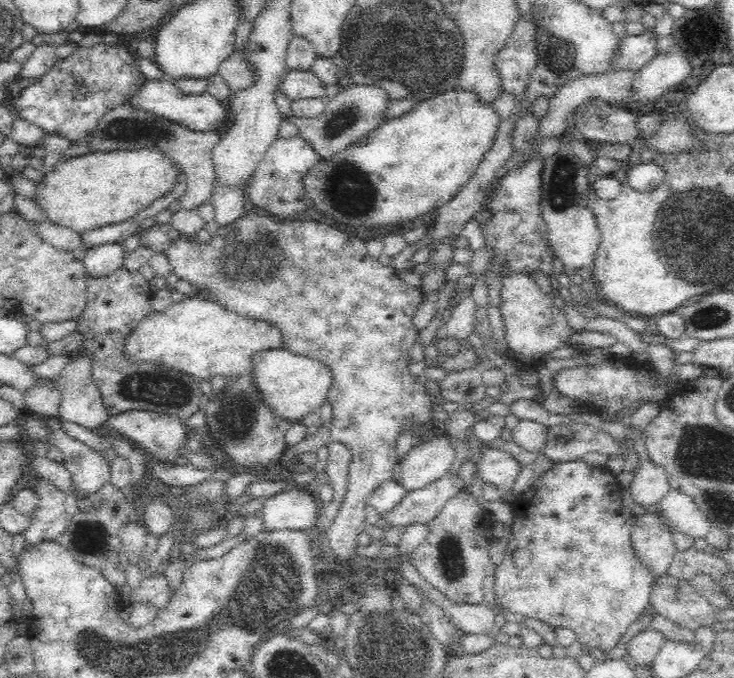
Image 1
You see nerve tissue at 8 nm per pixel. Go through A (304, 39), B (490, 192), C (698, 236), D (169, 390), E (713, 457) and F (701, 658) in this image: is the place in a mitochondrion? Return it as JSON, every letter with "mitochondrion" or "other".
{"A":"other","B":"other","C":"mitochondrion","D":"mitochondrion","E":"mitochondrion","F":"other"}

